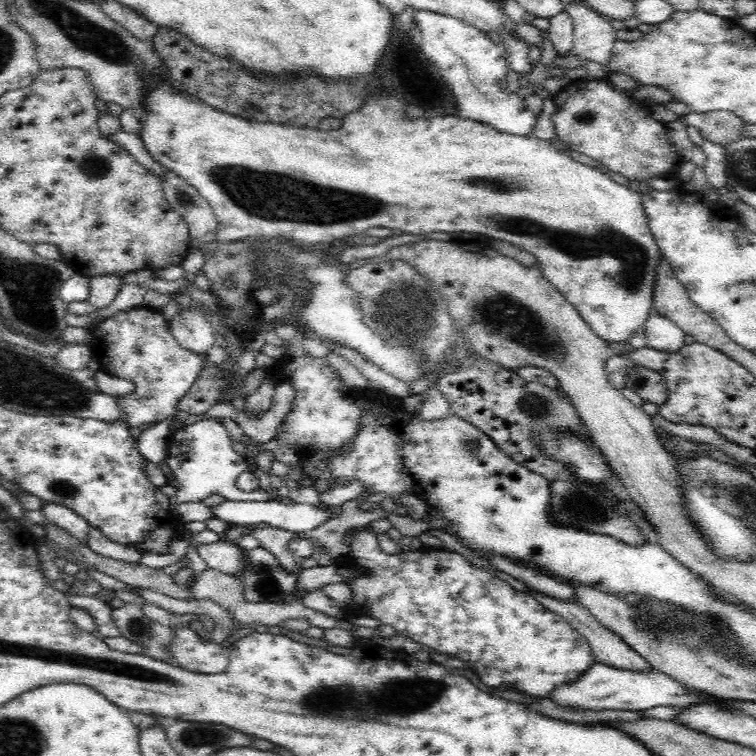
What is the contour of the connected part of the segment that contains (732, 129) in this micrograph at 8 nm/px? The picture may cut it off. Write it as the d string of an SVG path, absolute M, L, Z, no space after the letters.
M714 110L708 113L690 112L680 115L678 121L698 129L706 142L709 140L724 147L730 142L740 140L743 137L742 128L747 124L728 110Z

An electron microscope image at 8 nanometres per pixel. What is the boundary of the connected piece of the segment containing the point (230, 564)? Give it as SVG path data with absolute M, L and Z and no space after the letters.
M219 540L201 544L197 552L207 562L208 569L215 569L228 575L238 575L243 570L242 566L246 564L246 550L239 547L236 542Z

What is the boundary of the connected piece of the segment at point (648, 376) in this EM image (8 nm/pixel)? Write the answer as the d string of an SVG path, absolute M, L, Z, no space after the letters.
M632 366L625 387L630 388L642 398L643 402L663 405L669 395L668 387L659 373L643 366Z

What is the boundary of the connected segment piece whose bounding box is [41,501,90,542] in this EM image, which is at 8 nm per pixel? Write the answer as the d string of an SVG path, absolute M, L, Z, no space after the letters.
M44 501L44 506L42 506L41 510L48 522L67 530L79 541L86 542L88 540L88 532L90 532L88 521L71 508L56 504L55 502Z

